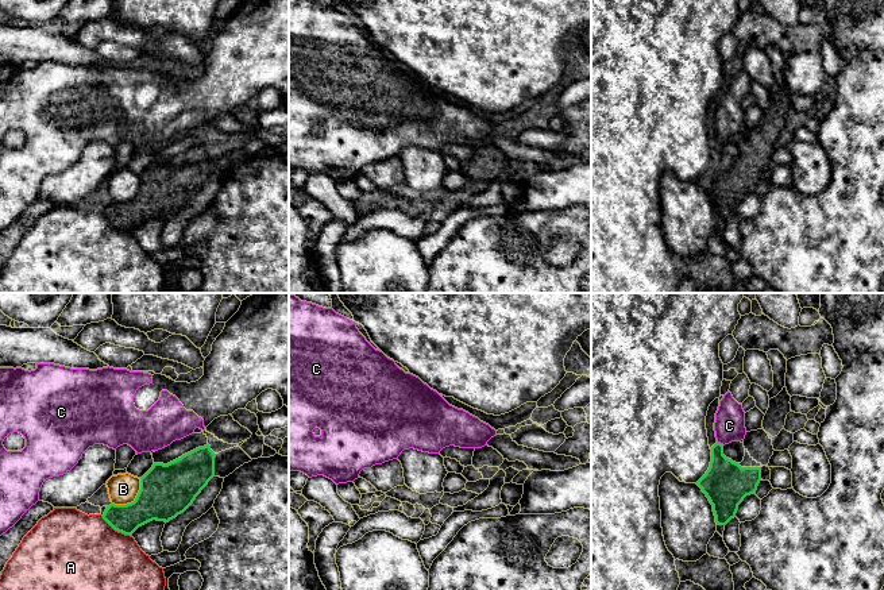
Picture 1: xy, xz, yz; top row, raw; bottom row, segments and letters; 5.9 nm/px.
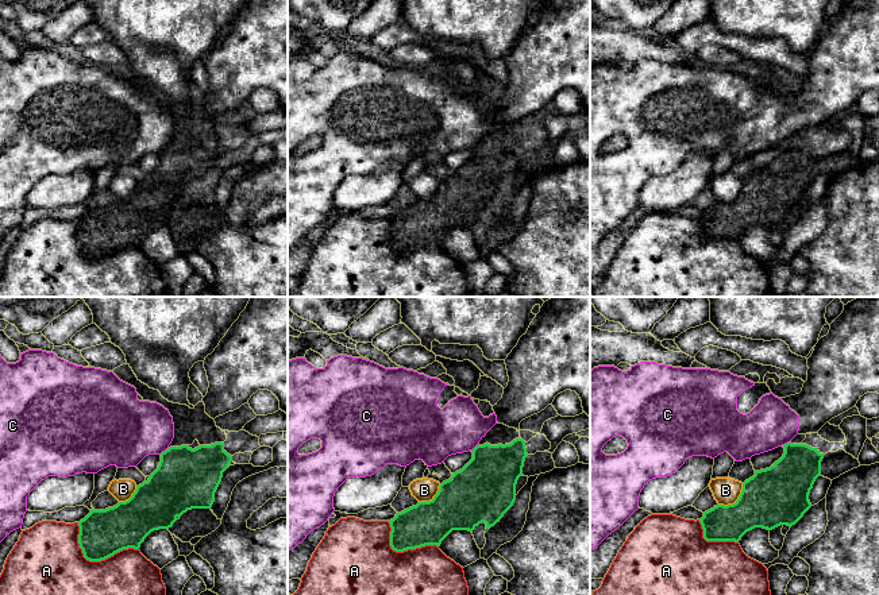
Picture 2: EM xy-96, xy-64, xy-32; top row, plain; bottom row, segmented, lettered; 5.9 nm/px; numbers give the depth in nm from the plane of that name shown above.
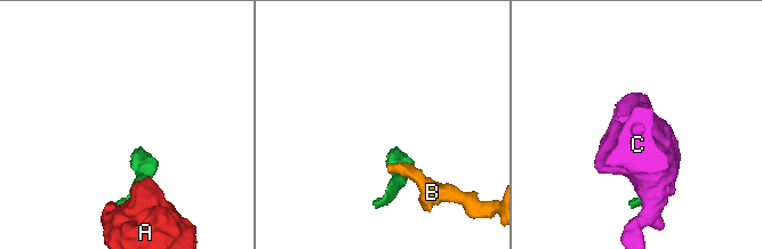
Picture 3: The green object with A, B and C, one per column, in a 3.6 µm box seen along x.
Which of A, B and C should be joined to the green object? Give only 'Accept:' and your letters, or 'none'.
Accept: none

